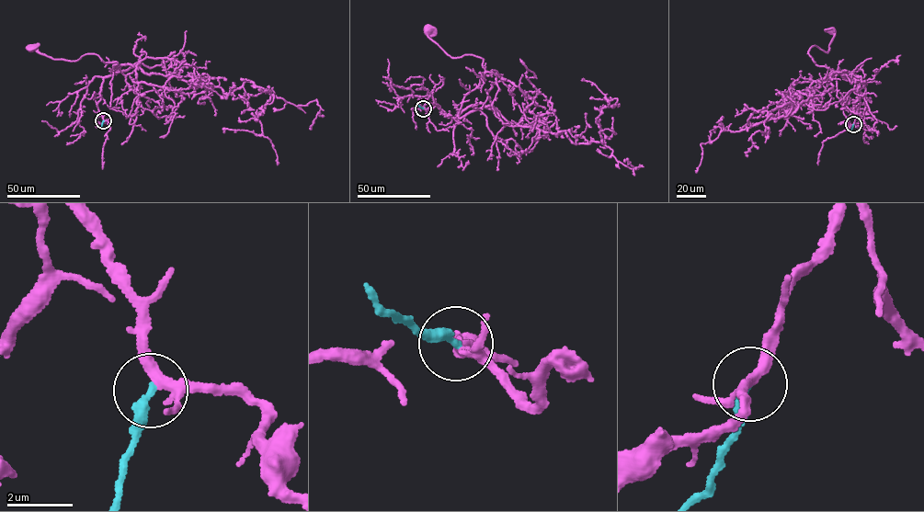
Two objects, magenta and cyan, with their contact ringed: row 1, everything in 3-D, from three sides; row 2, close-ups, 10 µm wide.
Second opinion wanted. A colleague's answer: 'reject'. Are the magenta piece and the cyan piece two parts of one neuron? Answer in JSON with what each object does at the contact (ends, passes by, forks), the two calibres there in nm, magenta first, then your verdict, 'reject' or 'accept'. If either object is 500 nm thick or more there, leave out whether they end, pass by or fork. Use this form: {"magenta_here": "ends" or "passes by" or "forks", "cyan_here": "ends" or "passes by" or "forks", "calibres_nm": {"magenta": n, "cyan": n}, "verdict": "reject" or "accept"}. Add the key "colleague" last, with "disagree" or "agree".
{"magenta_here": "forks", "cyan_here": "ends", "calibres_nm": {"magenta": 240, "cyan": 320}, "verdict": "reject", "colleague": "agree"}

